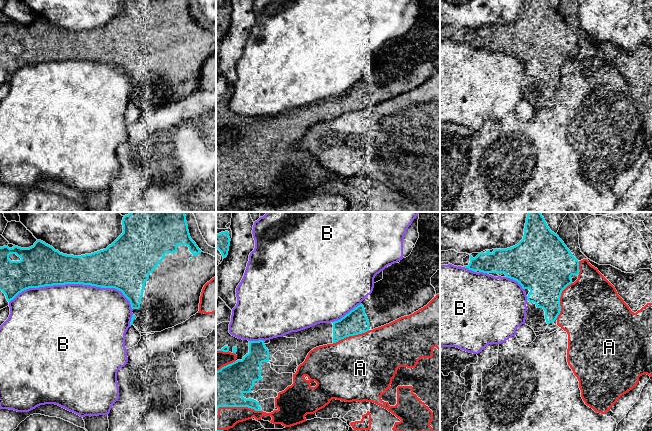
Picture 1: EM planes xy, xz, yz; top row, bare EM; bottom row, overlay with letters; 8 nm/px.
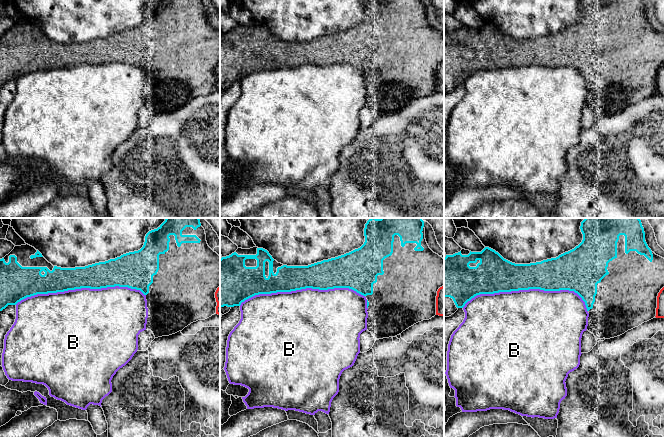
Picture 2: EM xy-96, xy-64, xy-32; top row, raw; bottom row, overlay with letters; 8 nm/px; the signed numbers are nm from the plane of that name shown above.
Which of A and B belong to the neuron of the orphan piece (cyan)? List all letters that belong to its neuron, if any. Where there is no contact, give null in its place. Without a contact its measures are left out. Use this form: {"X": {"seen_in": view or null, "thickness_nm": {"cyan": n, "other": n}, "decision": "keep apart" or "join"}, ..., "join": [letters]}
{"A": {"seen_in": "xz", "thickness_nm": {"cyan": 300, "other": 170}, "decision": "keep apart"}, "B": {"seen_in": "xy", "thickness_nm": {"cyan": 300, "other": 500}, "decision": "keep apart"}, "join": []}

